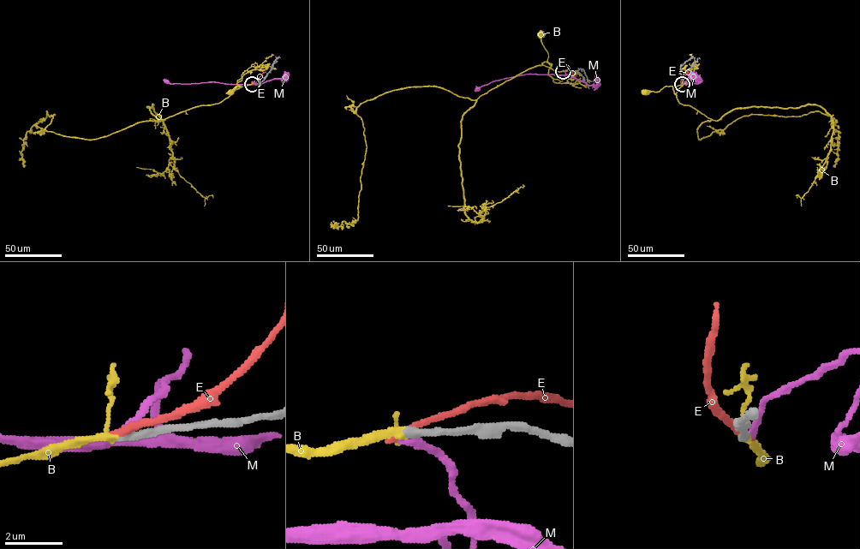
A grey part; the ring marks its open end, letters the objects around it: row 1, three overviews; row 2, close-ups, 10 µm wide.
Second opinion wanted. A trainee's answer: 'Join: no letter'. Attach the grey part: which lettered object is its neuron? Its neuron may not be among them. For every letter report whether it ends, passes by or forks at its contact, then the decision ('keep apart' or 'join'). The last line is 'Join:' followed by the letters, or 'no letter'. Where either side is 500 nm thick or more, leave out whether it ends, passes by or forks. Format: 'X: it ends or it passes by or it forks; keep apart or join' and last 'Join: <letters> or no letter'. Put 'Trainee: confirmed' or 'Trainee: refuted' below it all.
B: it passes by; join
E: it ends; keep apart
M: it ends; keep apart
Join: B
Trainee: refuted

